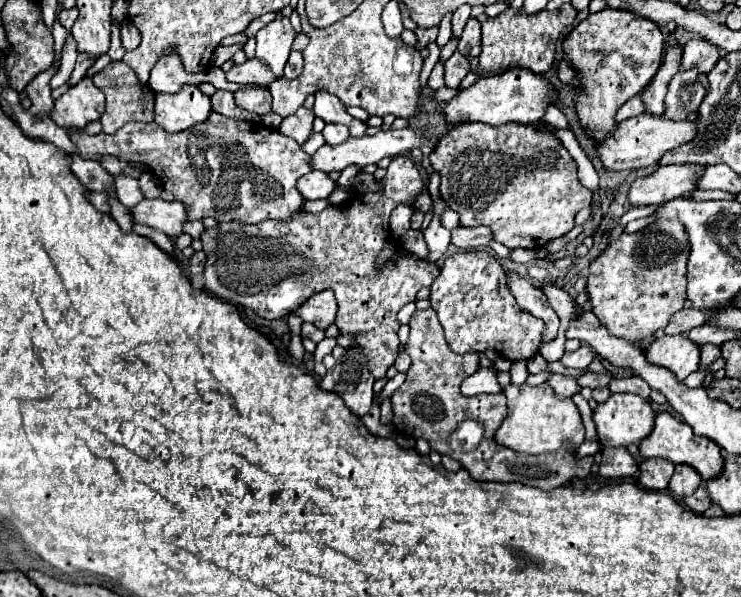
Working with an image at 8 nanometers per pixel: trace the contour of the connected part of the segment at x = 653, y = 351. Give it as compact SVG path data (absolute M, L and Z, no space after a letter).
M664 335L650 345L646 359L670 369L678 379L686 379L700 367L700 345L690 341L686 335Z

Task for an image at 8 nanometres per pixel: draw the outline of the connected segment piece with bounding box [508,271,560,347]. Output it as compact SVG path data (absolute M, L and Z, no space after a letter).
M512 271L508 273L508 287L524 311L544 321L544 335L542 335L540 347L548 341L554 341L558 335L560 319L556 311L552 311L548 299L544 299L544 293L536 289L534 283L530 283L528 279L522 279L518 273L512 273Z

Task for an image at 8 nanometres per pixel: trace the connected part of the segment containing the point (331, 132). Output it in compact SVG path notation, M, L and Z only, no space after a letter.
M326 125L322 133L326 137L326 143L330 143L330 145L340 145L350 137L348 127L344 127L344 125Z

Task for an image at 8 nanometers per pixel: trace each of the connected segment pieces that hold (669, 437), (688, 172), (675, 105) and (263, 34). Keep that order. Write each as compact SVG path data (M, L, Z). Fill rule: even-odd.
M670 413L656 415L656 425L654 425L652 433L640 443L640 455L644 459L662 457L662 459L668 459L676 465L690 465L700 473L700 477L704 481L716 479L716 475L720 475L720 471L724 469L724 459L720 455L720 447L716 447L716 443L712 443L710 439L694 435L694 431L686 423L676 421Z
M666 165L656 173L636 179L630 187L628 199L632 205L660 205L692 193L698 189L698 179L704 173L704 165Z
M698 69L678 71L670 85L666 95L666 113L664 117L670 119L688 119L692 113L700 107L704 99L704 87L698 83Z
M288 17L274 19L256 35L256 57L270 65L276 77L282 77L282 69L290 55L290 45L296 37L296 31Z

